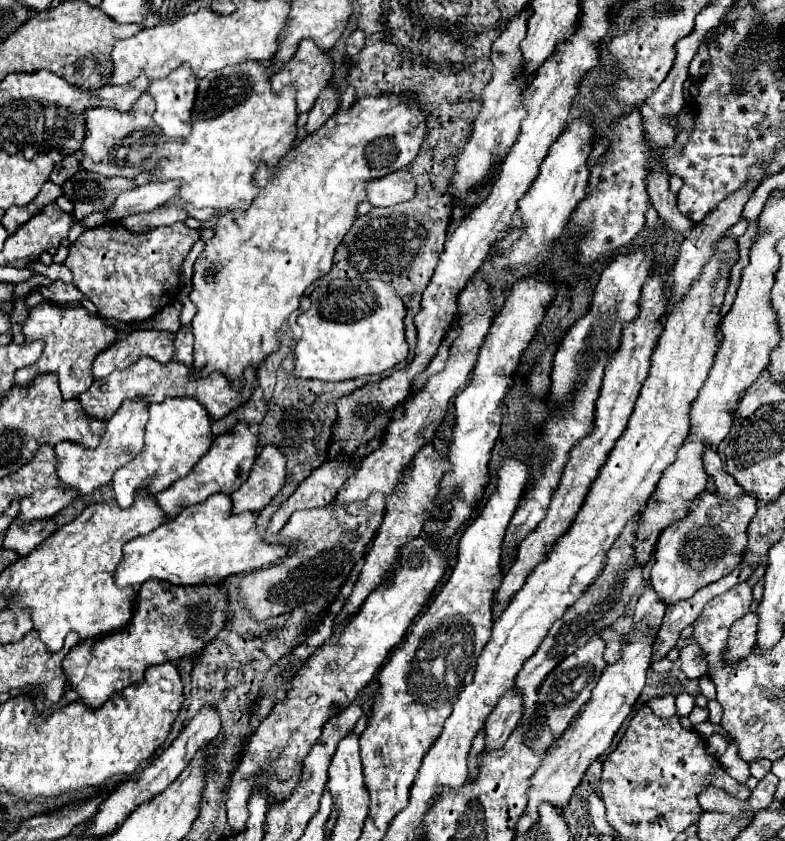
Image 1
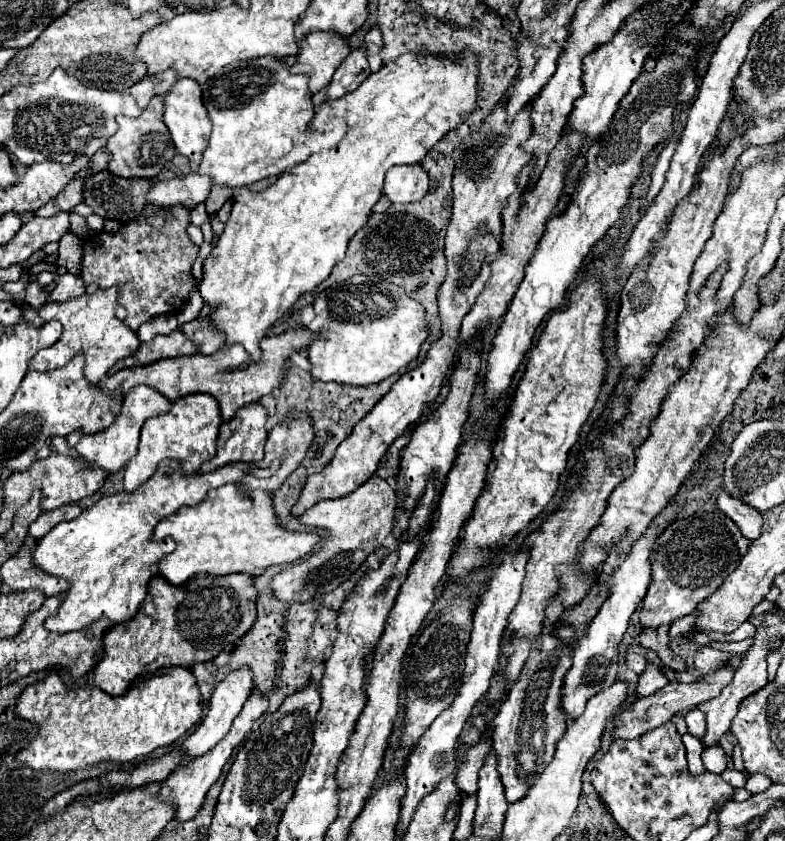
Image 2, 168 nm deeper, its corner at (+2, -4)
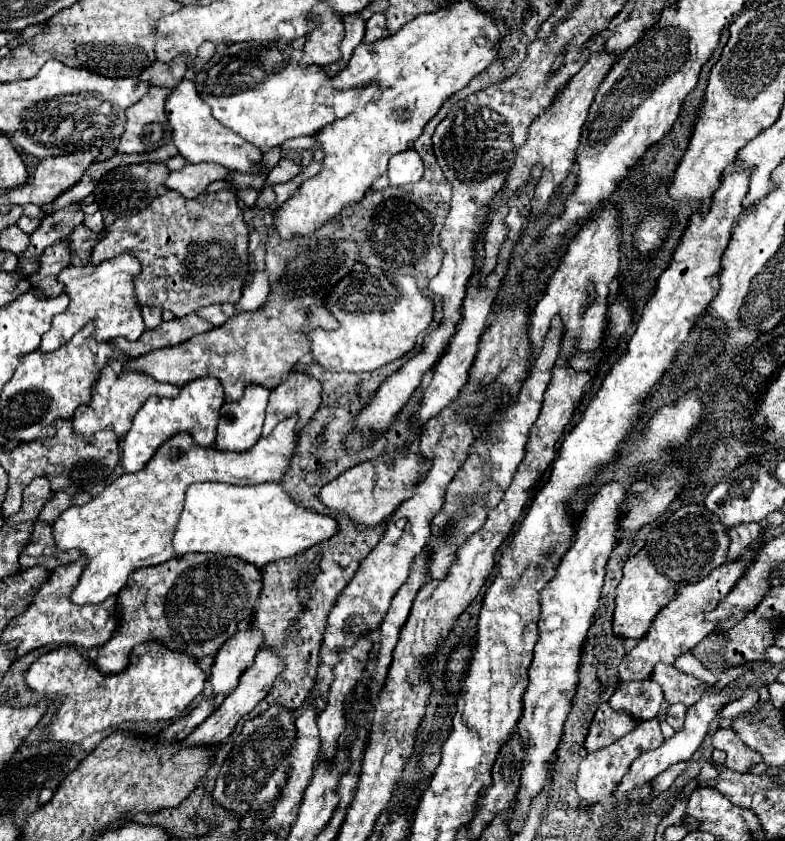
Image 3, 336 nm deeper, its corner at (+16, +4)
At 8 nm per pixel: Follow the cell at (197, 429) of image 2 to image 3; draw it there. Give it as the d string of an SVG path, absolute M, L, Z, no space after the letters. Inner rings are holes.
M204 376L182 386L176 398L148 398L134 416L130 432L122 440L122 466L126 472L136 472L146 466L154 452L172 436L180 432L192 432L196 444L212 446L216 440L216 426L220 420L220 408L224 404L224 388L218 378Z

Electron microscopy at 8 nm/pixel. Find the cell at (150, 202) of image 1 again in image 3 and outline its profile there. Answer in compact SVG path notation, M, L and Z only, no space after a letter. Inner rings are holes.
M186 164L182 170L172 172L166 180L166 186L170 190L176 190L184 194L186 198L198 198L208 184L216 180L226 180L230 176L230 170L220 164Z

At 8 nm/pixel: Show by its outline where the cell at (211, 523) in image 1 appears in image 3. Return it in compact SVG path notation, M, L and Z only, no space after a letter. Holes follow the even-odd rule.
M222 482L192 484L186 492L182 516L174 532L176 556L188 552L220 552L238 556L262 568L264 564L292 558L338 532L338 522L292 500L278 482L234 486Z

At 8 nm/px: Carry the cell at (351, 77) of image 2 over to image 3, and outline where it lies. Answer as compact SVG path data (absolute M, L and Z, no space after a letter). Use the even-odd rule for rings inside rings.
M348 14L344 16L344 26L346 26L346 36L342 40L342 58L340 58L340 66L346 66L354 48L362 42L364 38L364 30L366 30L366 20L360 14Z

